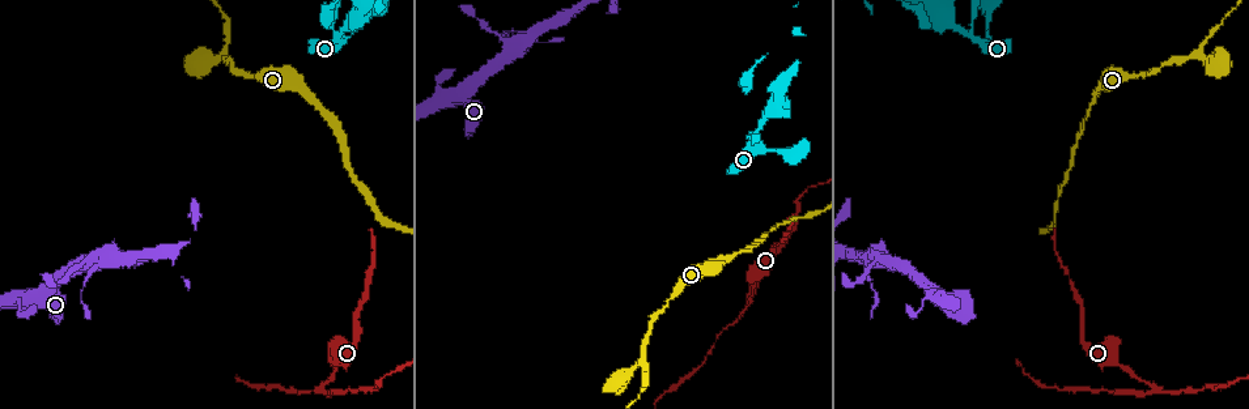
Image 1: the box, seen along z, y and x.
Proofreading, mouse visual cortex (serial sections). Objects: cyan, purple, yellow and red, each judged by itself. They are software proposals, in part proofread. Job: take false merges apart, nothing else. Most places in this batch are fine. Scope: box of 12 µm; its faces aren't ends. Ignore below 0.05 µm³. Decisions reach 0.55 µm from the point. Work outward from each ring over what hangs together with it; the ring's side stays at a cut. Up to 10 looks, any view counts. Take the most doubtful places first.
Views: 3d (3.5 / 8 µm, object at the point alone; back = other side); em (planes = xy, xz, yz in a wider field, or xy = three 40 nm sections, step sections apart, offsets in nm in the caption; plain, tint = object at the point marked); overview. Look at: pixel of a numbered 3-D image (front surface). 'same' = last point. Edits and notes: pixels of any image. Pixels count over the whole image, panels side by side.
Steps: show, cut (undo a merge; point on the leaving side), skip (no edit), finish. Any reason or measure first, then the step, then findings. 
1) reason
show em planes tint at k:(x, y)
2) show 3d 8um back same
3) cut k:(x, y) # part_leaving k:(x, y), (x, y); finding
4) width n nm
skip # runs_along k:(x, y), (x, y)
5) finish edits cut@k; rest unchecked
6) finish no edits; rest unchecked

thin neck
show 3d 3.5um at 1:(1148, 382)

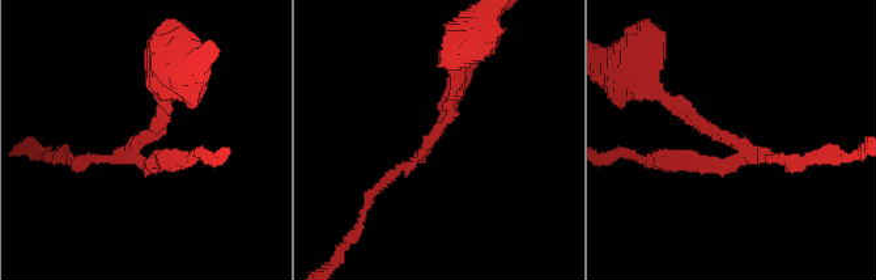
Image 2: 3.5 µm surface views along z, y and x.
need the tissue
show em xy step 5 tint at 2:(734, 145)

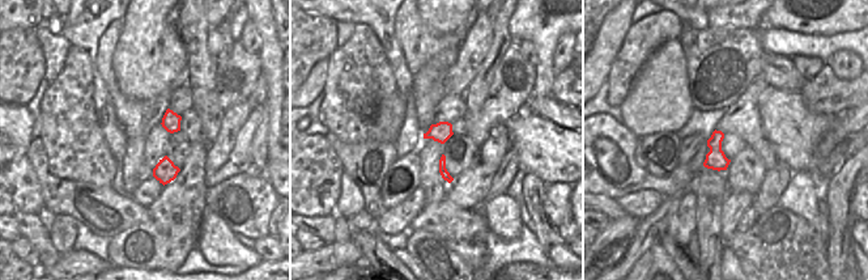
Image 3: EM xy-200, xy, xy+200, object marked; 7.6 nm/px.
show em xy step 1 tint same

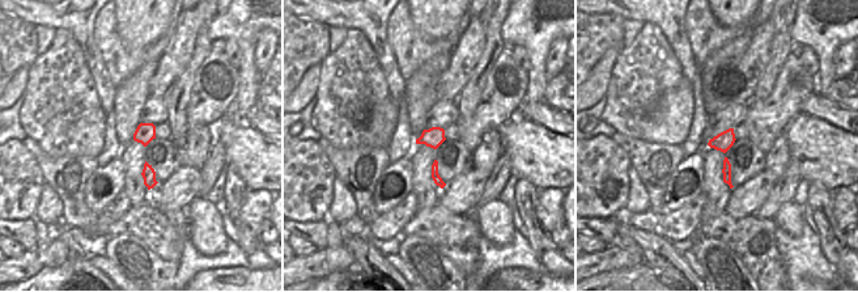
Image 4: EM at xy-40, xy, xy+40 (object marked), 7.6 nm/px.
arms 3
cut 2:(690, 156) # part_leaving 2:(735, 155), (726, 166), (632, 155); a second cell is stuck on

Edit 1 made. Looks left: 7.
calibre changes
show 3d 3.5um at 1:(971, 27)

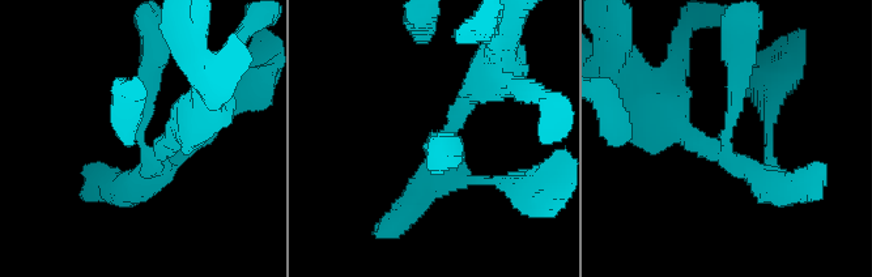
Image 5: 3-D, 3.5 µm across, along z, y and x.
arms 3; arm_widths 250, 250, 400 nm; now the EM
show em xy step 2 tint at 5:(435, 134)

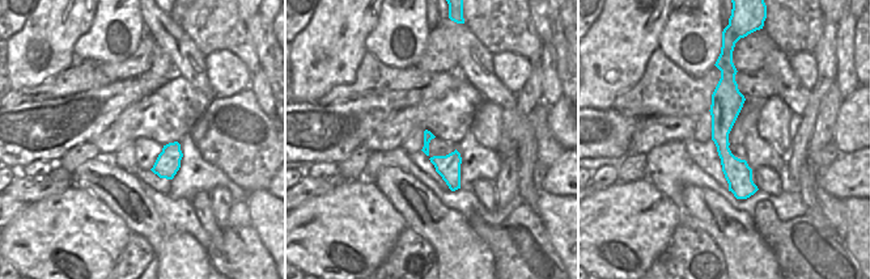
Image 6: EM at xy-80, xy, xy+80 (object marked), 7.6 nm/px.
skip # runs_along 6:(730, 70), (722, 149), (743, 195); one cell here

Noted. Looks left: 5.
abrupt turn
show 3d 3.5um back at 1:(437, 93)

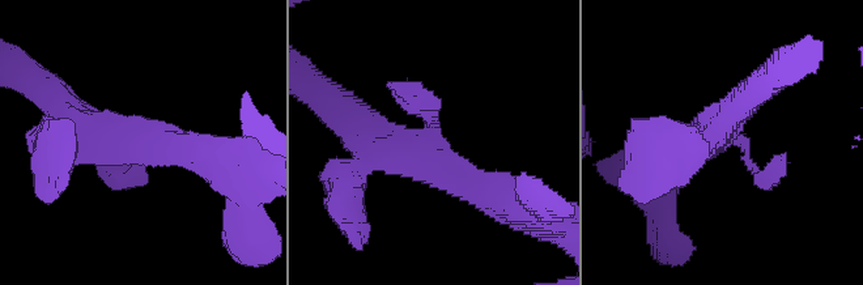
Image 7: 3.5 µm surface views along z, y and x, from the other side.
show em xy step 2 tint at 7:(433, 138)

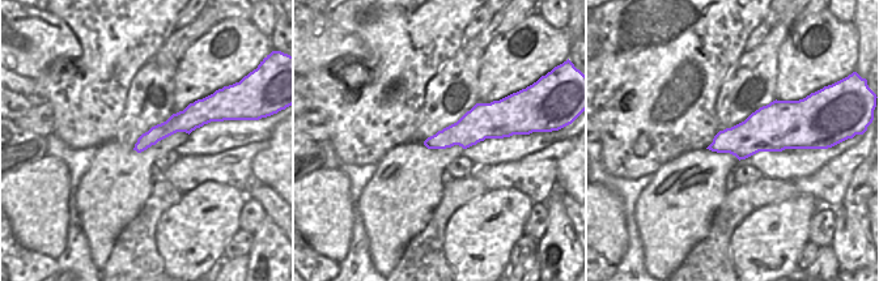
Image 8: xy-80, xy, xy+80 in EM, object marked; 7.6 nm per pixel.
show em planes tint same

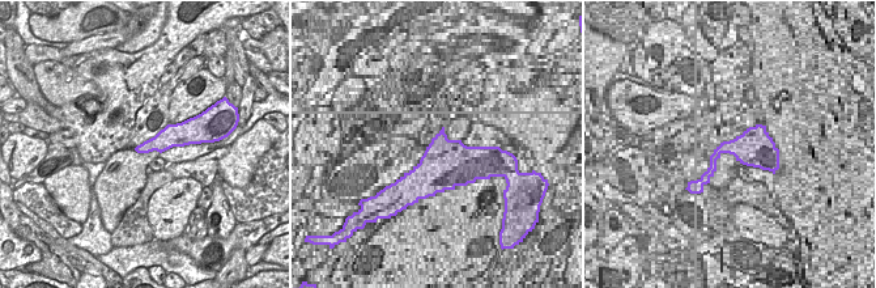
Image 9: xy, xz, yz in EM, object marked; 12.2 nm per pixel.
skip # runs_along 7:(701, 145), (735, 137), (761, 177), (778, 165); all the same cell

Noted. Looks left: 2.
show 3d 3.5um at 1:(512, 49)

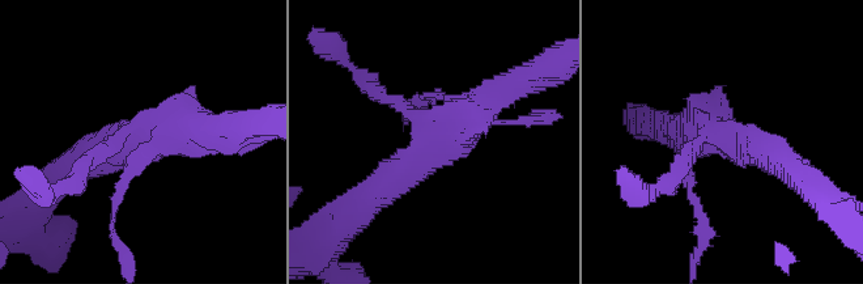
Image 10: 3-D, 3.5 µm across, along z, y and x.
show em xy step 3 tint at 10:(729, 142)

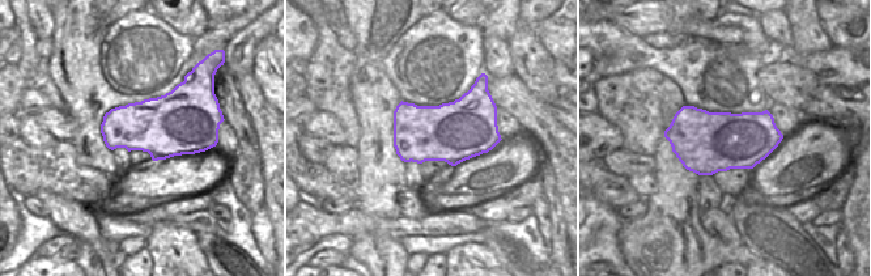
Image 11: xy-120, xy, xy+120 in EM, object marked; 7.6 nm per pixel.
skip # runs_along 10:(370, 196), (504, 89); all the same cell

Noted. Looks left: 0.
finish edits cut@2; rest unchecked

